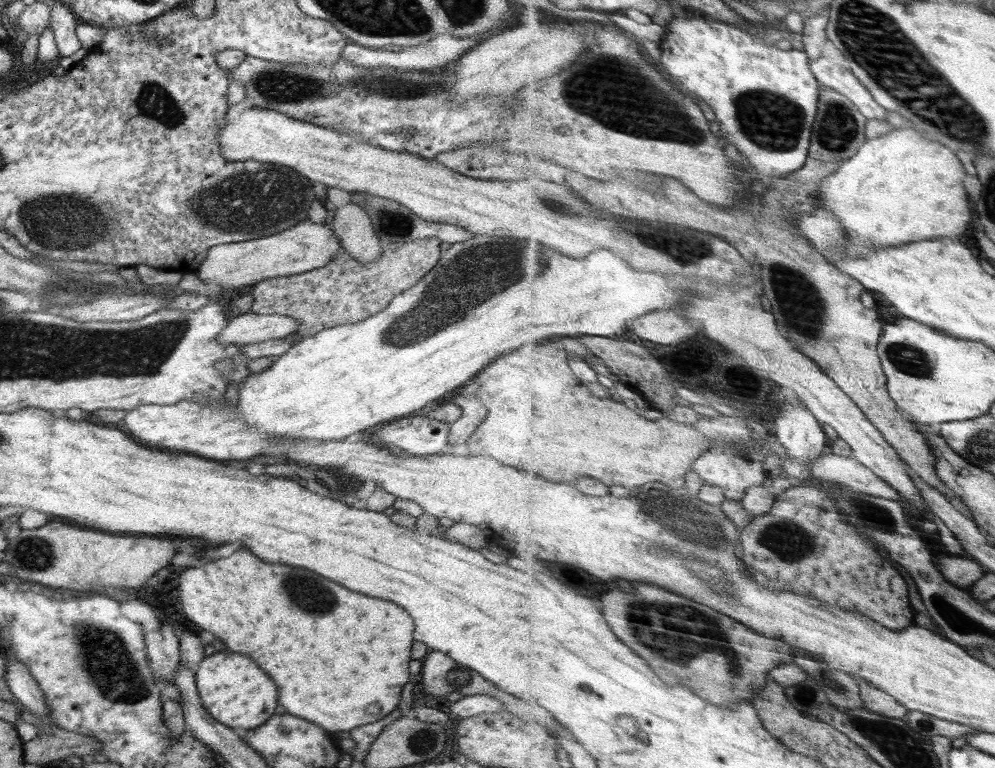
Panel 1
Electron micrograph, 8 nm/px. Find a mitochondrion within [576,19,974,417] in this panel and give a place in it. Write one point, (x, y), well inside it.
(772, 121)

